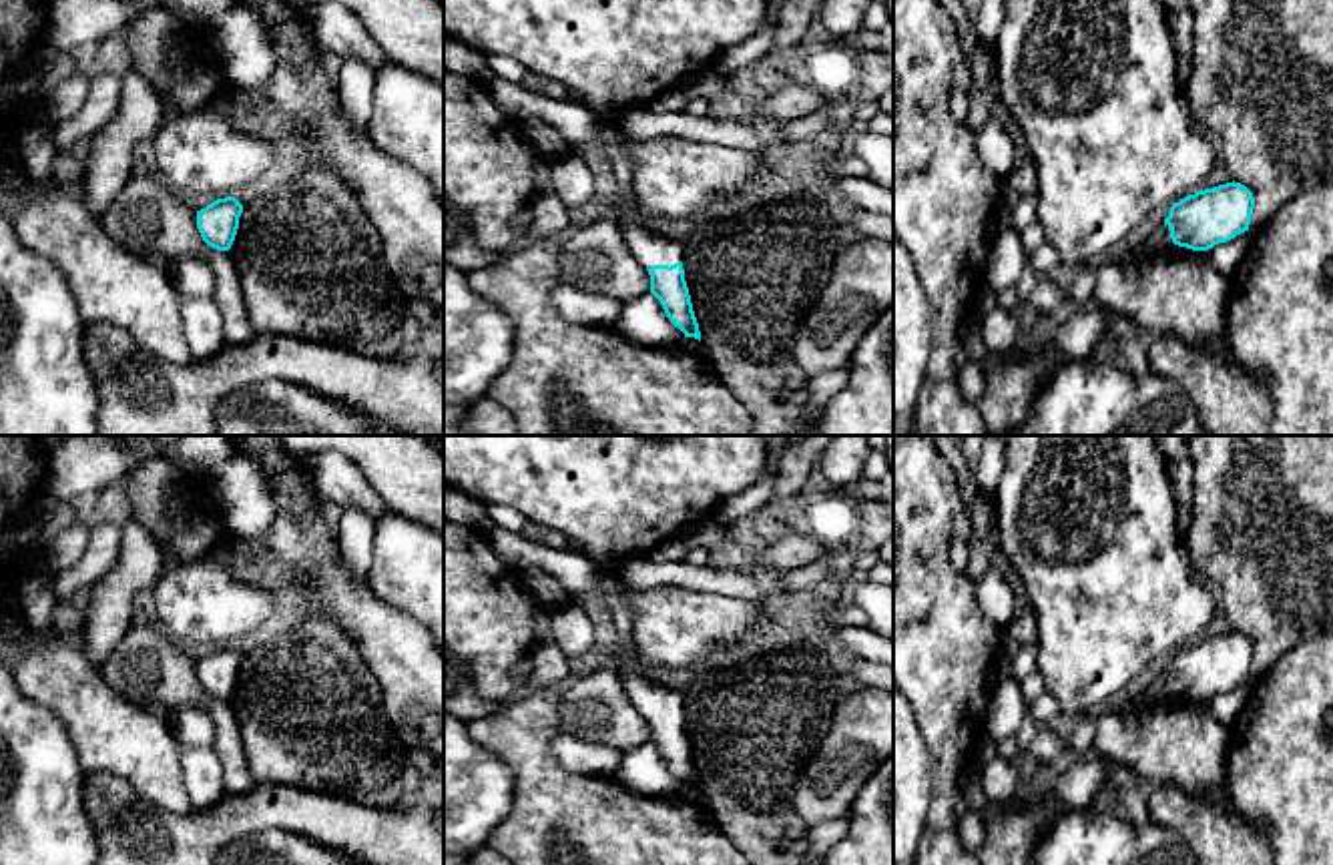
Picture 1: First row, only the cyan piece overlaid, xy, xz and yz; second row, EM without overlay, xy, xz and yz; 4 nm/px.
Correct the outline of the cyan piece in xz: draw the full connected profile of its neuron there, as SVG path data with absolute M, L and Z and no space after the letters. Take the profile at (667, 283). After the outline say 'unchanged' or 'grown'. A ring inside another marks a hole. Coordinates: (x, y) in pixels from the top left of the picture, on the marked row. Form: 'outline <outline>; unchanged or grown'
outline M616 205L620 211L618 225L624 241L638 263L650 275L650 293L660 301L666 317L685 337L701 341L699 323L693 311L689 287L683 269L683 245L650 231L630 217L630 209Z; grown

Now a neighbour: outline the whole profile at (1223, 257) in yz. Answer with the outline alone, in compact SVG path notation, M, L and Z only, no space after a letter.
M1249 231L1237 235L1227 243L1219 243L1209 249L1209 265L1213 267L1213 271L1229 279L1237 271L1251 245L1253 235Z

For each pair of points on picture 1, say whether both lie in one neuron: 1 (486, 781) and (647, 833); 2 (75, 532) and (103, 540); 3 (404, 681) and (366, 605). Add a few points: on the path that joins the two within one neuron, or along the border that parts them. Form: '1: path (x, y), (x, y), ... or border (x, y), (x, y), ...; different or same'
1: border (484, 749), (512, 773), (512, 807), (490, 831); different
2: border (91, 530), (85, 552), (59, 572); different
3: path (404, 663), (396, 647), (372, 623); same

